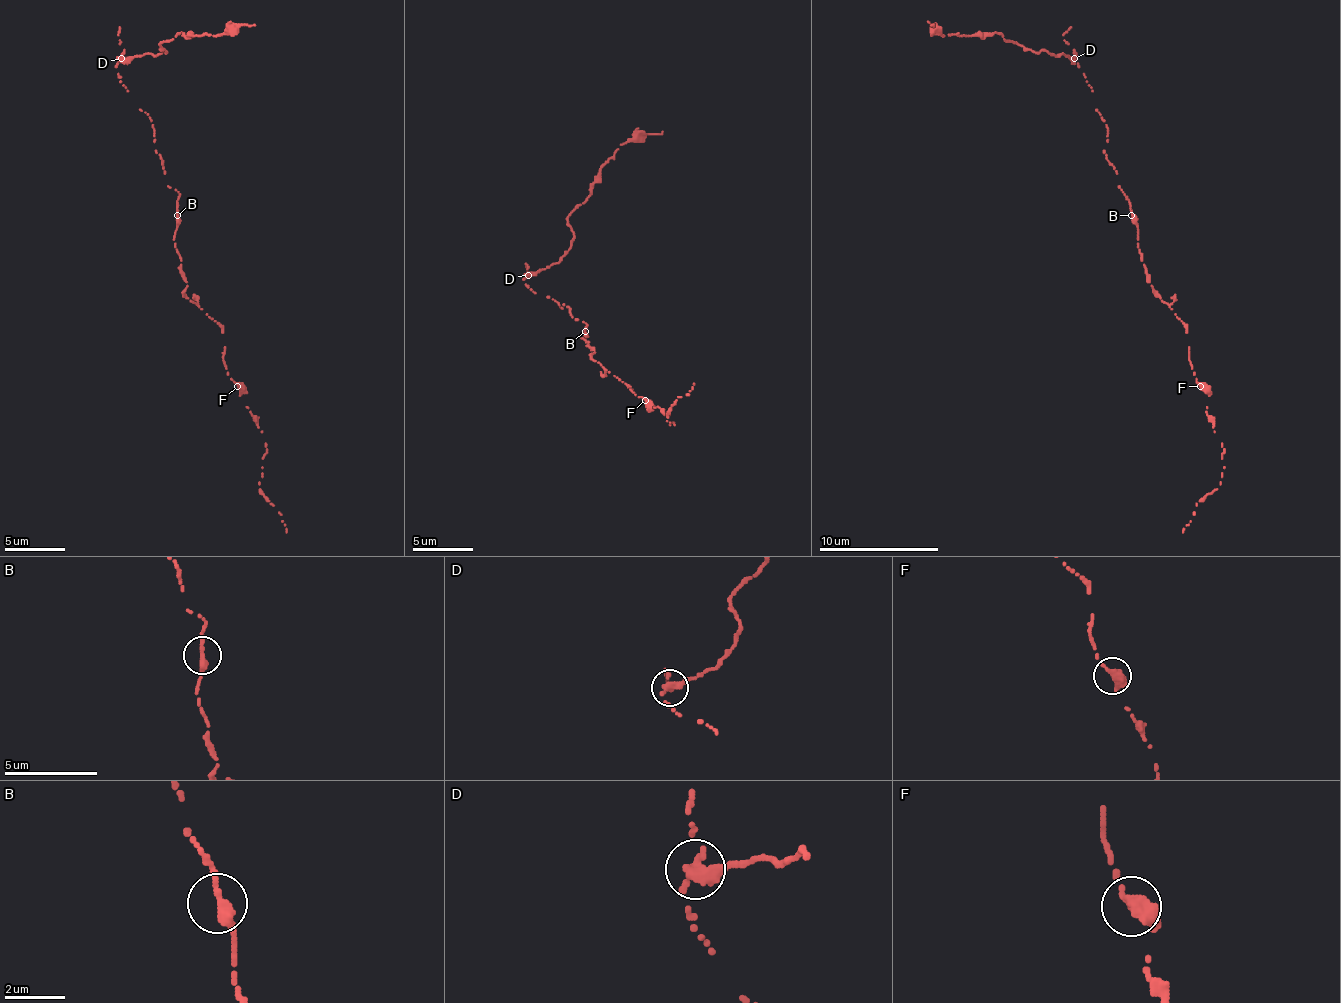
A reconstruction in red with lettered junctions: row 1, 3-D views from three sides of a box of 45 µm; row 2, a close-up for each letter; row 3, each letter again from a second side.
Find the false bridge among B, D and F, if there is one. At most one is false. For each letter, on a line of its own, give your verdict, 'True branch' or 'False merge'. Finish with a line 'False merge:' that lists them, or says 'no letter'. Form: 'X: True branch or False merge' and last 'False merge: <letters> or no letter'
B: True branch
D: False merge
F: True branch
False merge: D

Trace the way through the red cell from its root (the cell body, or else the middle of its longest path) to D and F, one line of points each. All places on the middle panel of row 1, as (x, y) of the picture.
D: (585, 334), (588, 325), (576, 319), (564, 304), (561, 307), (549, 295), (534, 292), (525, 283), (528, 274)
F: (585, 334), (582, 337), (594, 352), (591, 355), (645, 400)

